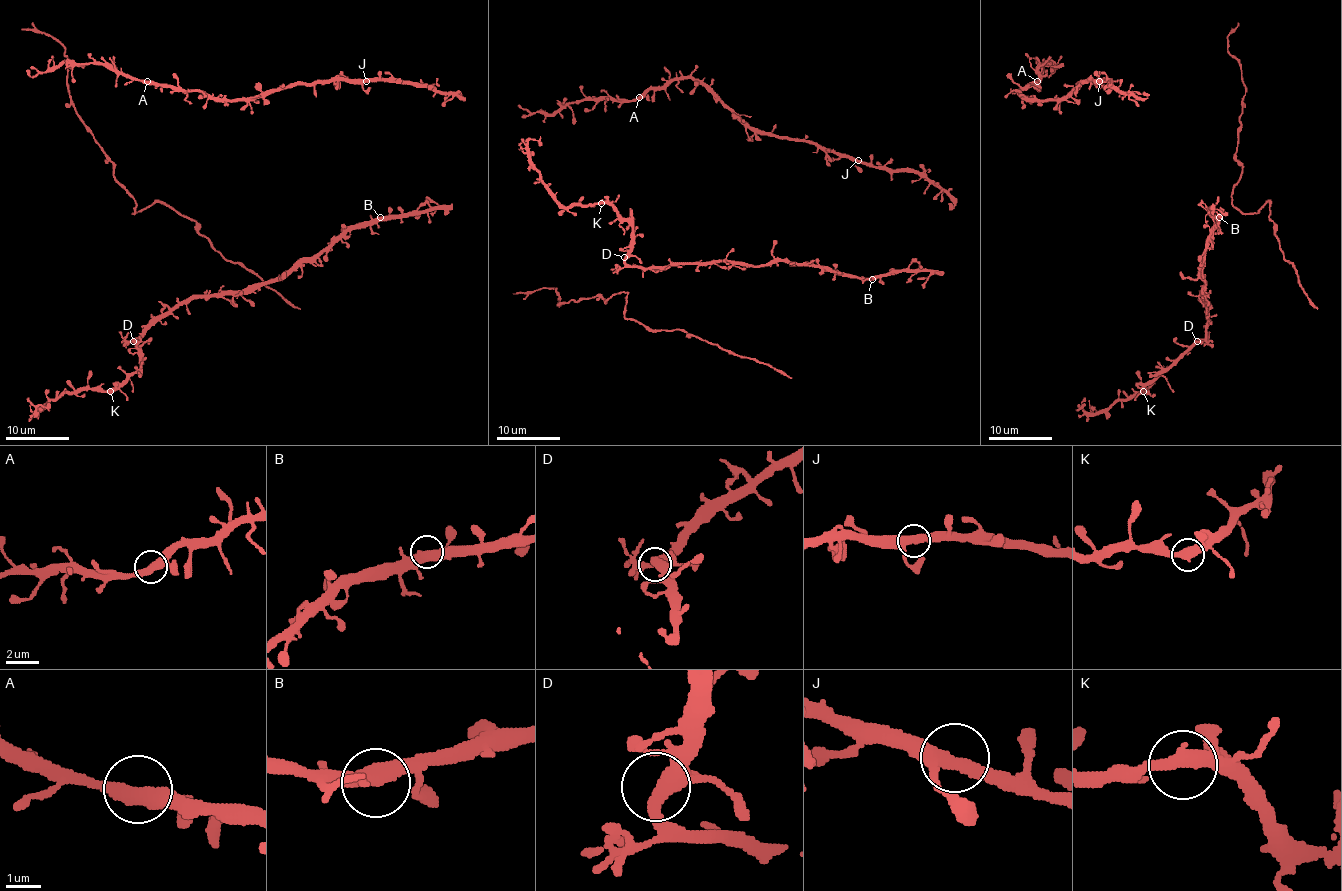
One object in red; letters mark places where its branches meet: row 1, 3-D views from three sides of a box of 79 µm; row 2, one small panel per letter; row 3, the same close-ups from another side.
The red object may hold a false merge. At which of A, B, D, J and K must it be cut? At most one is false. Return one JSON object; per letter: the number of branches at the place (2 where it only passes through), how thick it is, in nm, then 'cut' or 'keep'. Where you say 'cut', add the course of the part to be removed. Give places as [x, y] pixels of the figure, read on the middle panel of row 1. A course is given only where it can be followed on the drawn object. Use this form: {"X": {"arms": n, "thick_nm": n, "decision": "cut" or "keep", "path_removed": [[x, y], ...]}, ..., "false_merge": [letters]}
{"A": {"arms": 2, "thick_nm": 460, "decision": "keep"}, "B": {"arms": 3, "thick_nm": 420, "decision": "keep"}, "D": {"arms": 3, "thick_nm": 360, "decision": "keep"}, "J": {"arms": 3, "thick_nm": 360, "decision": "keep"}, "K": {"arms": 2, "thick_nm": 440, "decision": "keep"}, "false_merge": []}

